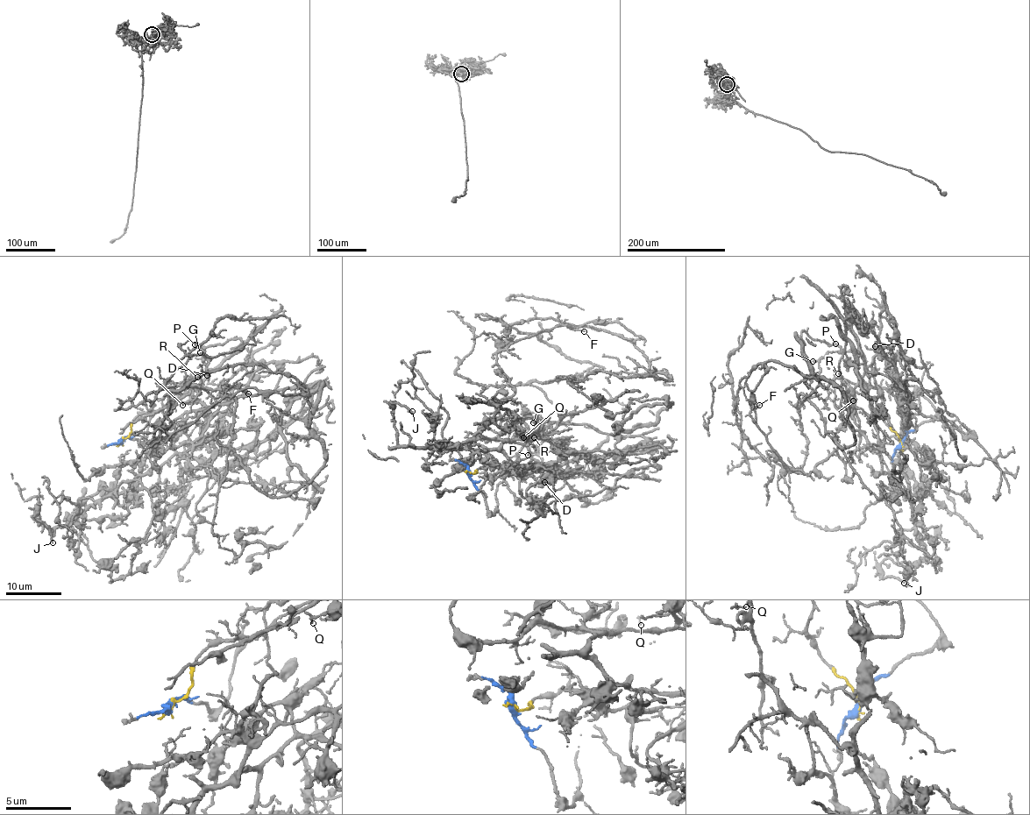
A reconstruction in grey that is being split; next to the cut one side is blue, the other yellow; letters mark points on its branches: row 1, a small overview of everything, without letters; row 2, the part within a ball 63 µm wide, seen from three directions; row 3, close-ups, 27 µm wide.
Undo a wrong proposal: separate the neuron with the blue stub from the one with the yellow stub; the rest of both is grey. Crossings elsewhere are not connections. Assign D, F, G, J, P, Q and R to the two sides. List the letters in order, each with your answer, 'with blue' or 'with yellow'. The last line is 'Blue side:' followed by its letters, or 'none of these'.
D: with blue
F: with blue
G: with yellow
J: with blue
P: with yellow
Q: with blue
R: with blue
Blue side: D, F, J, Q, R

